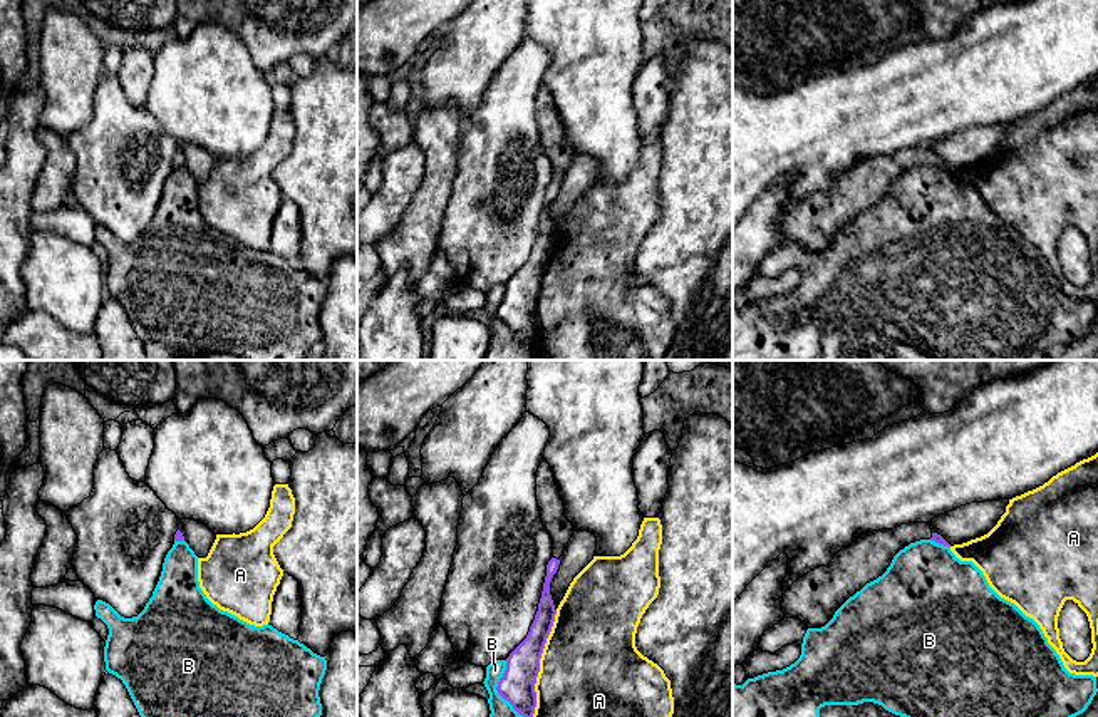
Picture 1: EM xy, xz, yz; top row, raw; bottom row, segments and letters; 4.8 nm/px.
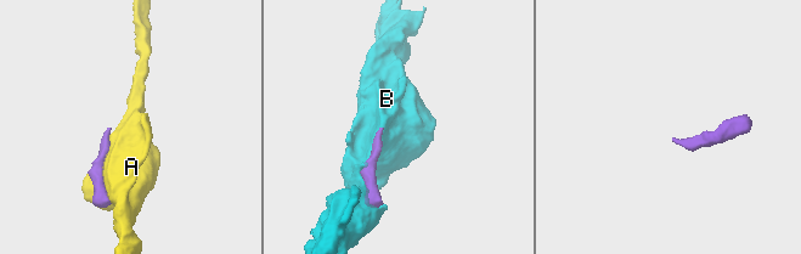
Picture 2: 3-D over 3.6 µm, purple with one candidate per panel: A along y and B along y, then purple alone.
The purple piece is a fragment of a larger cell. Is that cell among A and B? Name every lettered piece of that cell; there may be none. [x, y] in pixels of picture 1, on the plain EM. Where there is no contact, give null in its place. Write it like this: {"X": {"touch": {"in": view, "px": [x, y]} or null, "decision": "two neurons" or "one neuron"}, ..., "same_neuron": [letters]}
{"A": {"touch": {"in": "xz", "px": [538, 292]}, "decision": "two neurons"}, "B": {"touch": {"in": "xz", "px": [498, 317]}, "decision": "two neurons"}, "same_neuron": []}

